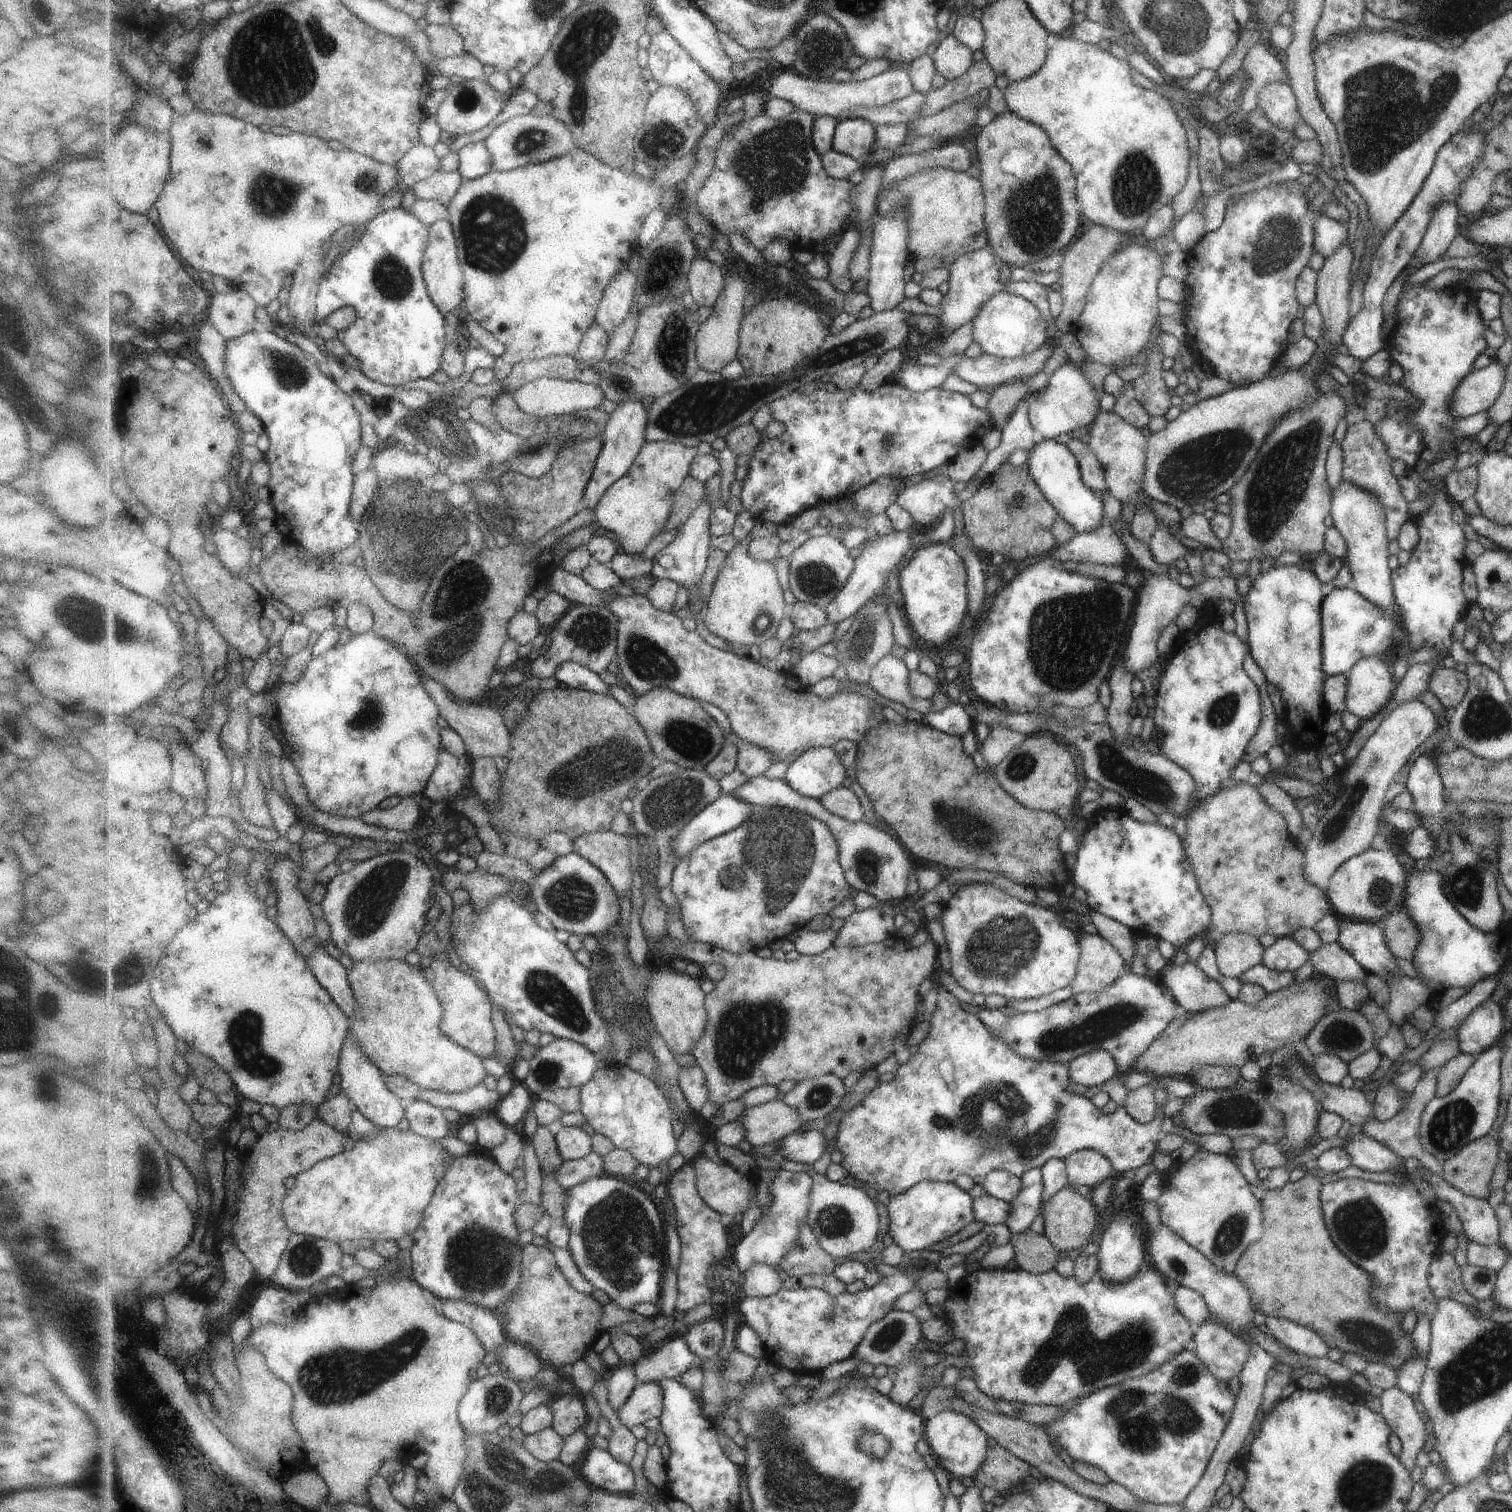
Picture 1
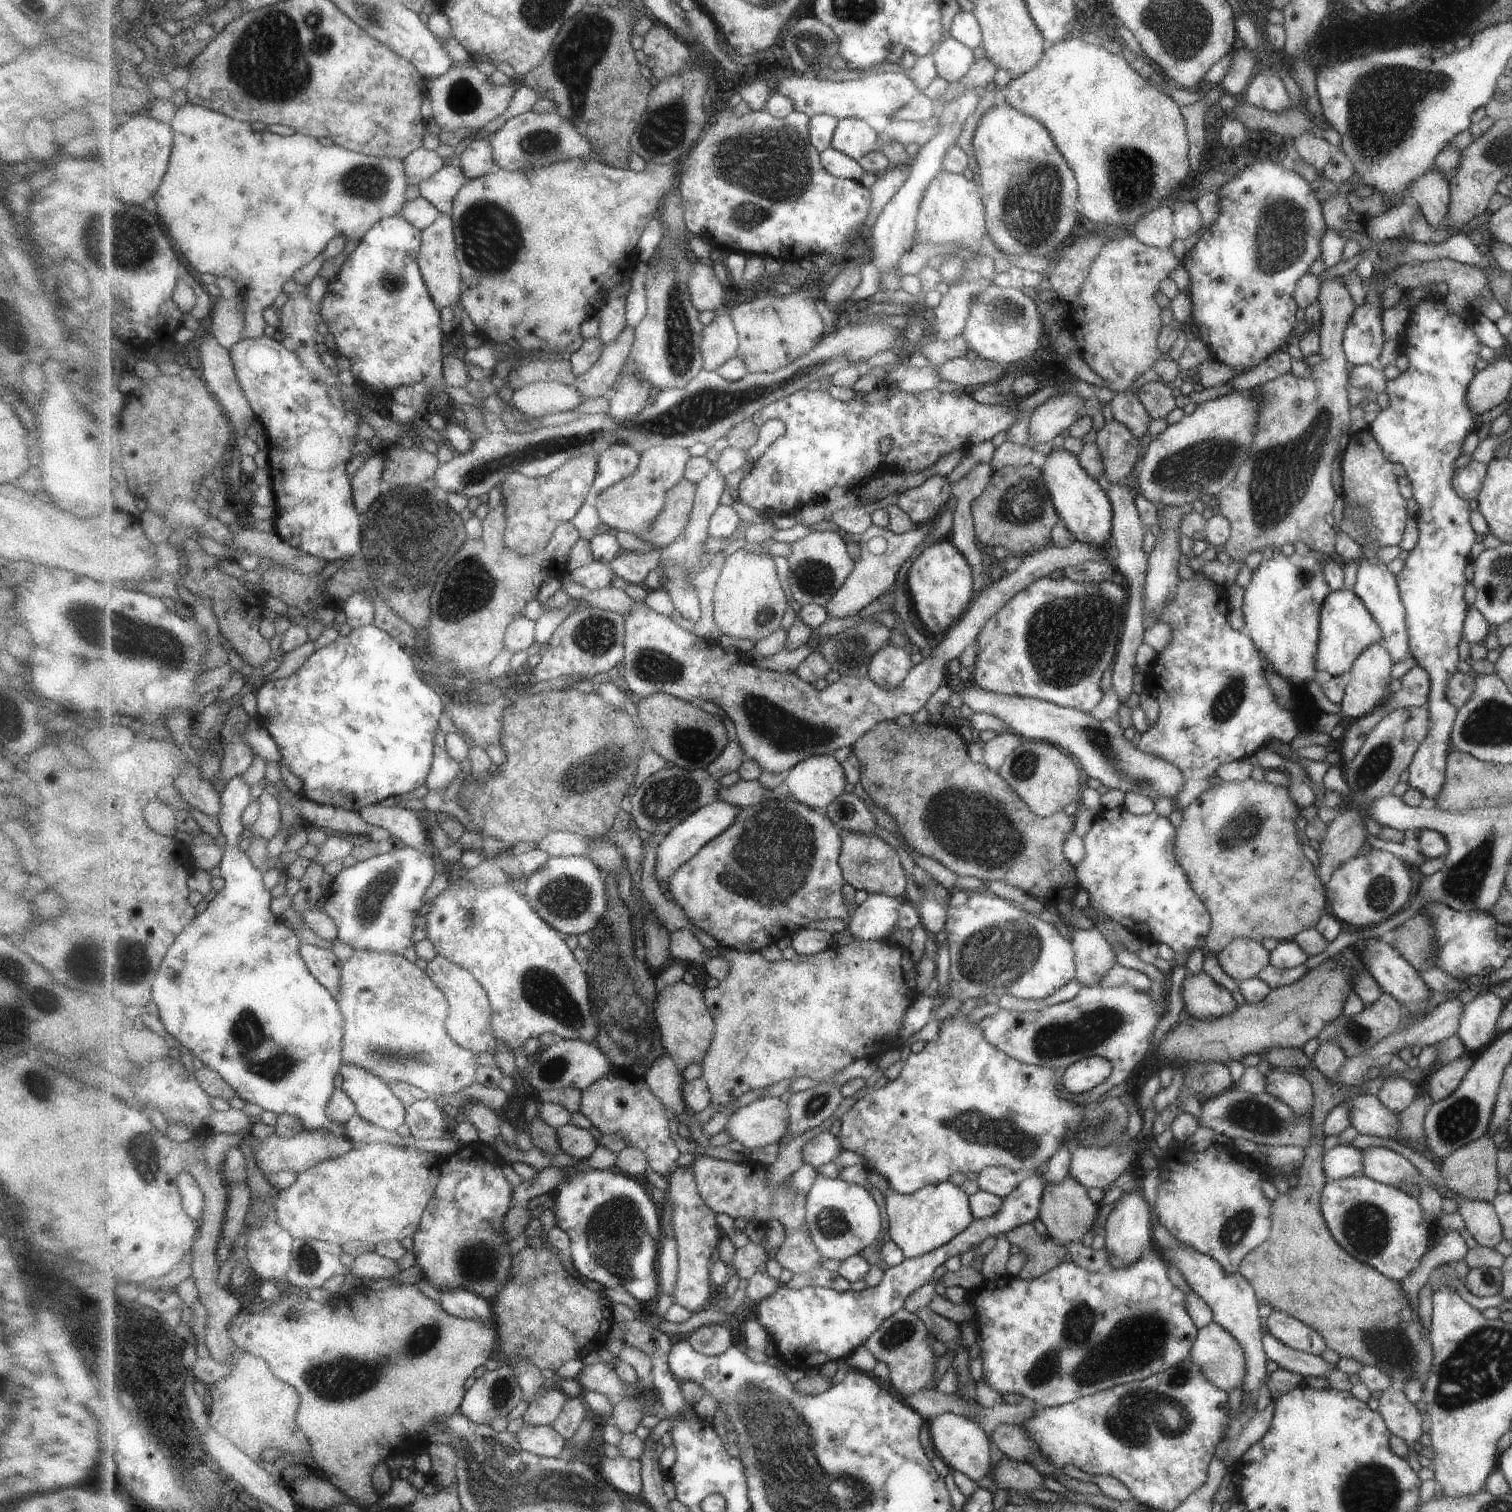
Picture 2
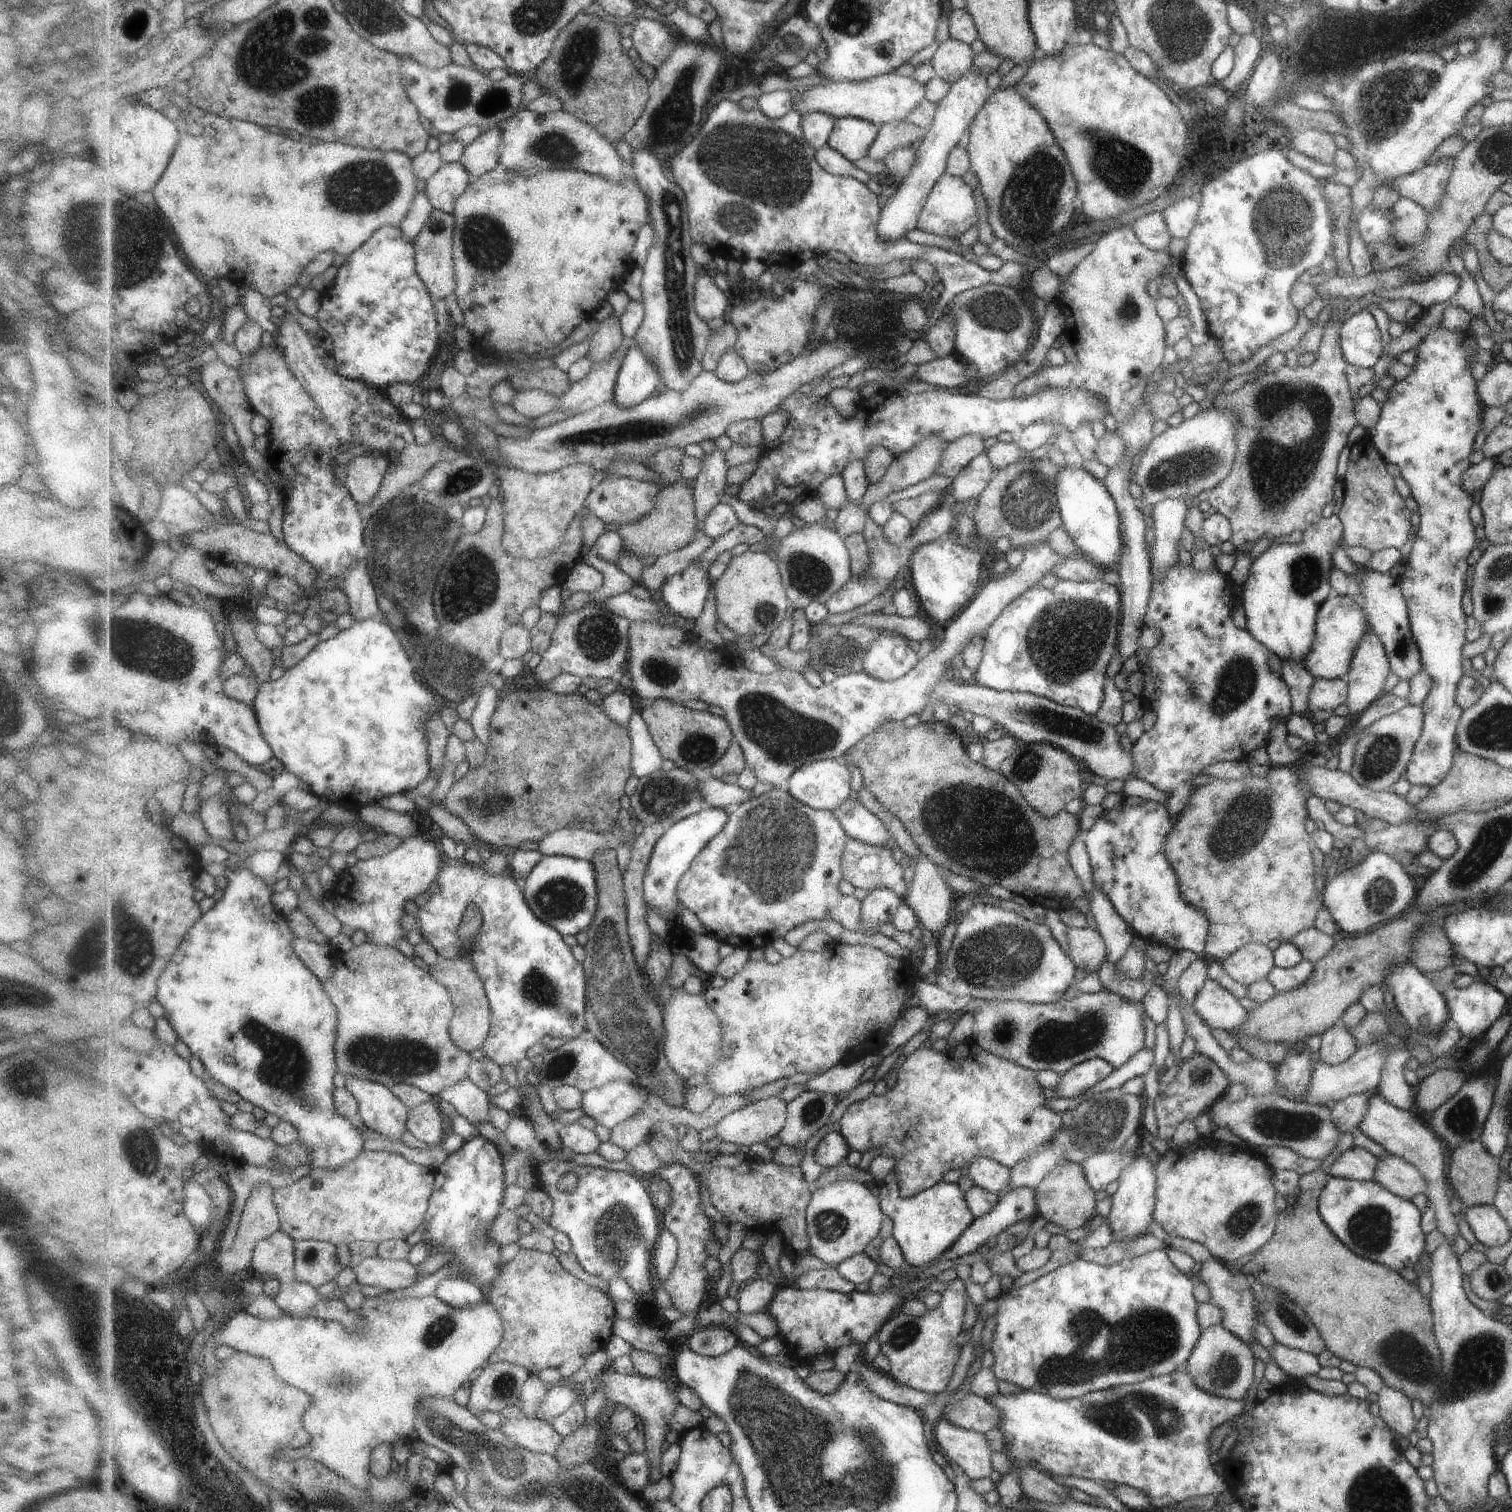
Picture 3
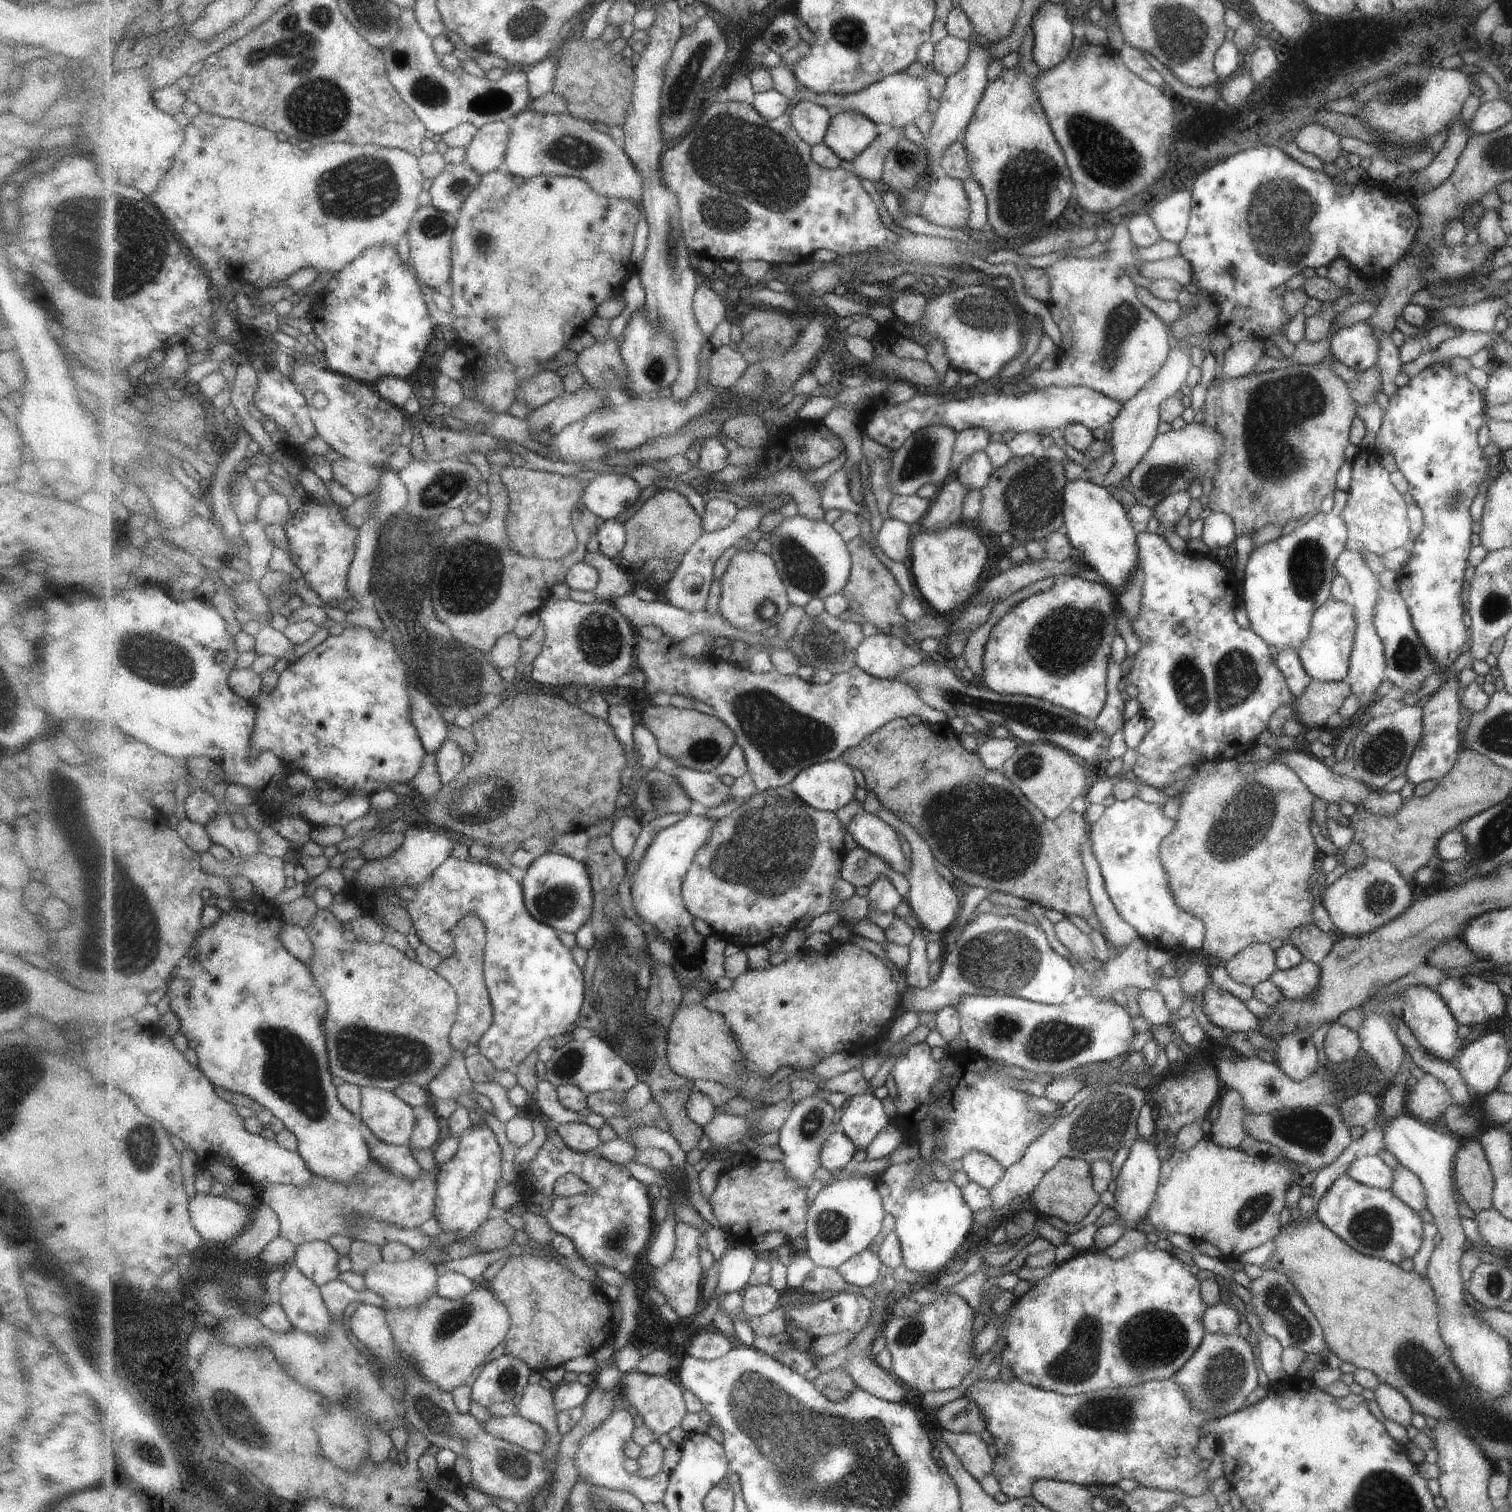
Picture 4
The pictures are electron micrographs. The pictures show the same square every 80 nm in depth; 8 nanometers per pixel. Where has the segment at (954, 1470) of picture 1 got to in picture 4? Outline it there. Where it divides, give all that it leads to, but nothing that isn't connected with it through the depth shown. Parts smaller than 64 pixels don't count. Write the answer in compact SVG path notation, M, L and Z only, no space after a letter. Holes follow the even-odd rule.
M941 1429L942 1438L954 1450L957 1458L973 1478L983 1480L994 1471L996 1461L991 1458L989 1446L981 1436L973 1433L956 1433Z

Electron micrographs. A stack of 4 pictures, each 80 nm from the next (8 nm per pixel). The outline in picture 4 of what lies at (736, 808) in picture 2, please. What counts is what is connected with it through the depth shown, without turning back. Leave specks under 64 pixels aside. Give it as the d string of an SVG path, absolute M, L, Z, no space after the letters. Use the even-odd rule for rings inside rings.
M687 815L679 822L672 824L665 830L655 835L649 850L645 853L639 868L631 878L631 897L633 910L639 919L643 919L649 925L655 927L658 933L668 942L675 950L677 958L681 958L683 962L691 964L691 966L701 967L703 958L704 944L707 943L707 936L703 936L695 930L693 926L693 915L689 912L682 895L684 880L686 875L697 856L698 850L711 838L716 820L708 815Z

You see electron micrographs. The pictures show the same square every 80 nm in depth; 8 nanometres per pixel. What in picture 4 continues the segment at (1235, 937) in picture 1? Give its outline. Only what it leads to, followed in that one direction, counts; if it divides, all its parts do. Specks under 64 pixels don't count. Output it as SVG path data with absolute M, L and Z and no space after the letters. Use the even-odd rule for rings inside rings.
M1251 943L1223 964L1231 980L1245 986L1255 986L1276 969L1274 950L1268 943Z

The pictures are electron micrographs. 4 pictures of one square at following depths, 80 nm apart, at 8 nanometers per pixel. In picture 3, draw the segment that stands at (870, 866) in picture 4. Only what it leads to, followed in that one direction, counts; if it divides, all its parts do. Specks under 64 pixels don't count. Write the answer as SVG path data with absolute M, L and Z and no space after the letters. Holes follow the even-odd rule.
M849 838L842 856L842 872L844 879L857 888L872 891L887 887L902 897L908 893L903 866L888 848Z

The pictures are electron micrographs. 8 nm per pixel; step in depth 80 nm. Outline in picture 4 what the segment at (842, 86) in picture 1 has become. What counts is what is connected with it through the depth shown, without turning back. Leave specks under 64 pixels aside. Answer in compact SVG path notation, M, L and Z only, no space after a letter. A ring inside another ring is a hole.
M900 72L896 75L889 75L873 86L856 93L821 93L812 95L812 97L812 101L818 105L837 113L856 112L865 115L877 124L899 128L915 123L927 111L932 94L925 78L913 77L913 74Z

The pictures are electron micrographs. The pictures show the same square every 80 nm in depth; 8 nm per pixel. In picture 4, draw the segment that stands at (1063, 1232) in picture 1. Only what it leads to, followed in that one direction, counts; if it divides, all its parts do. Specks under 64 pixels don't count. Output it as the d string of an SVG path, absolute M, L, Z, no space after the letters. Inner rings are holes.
M1063 1157L1038 1180L1037 1186L1028 1194L1028 1200L1039 1216L1046 1218L1054 1216L1065 1223L1077 1224L1098 1202L1099 1196L1093 1192L1091 1183L1088 1162Z

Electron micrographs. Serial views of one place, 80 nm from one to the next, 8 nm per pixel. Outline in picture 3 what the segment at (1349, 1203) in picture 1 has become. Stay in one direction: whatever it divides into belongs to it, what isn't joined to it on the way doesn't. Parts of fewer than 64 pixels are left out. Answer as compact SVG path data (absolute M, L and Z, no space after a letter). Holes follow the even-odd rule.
M1329 1177L1316 1203L1325 1226L1339 1242L1361 1258L1399 1273L1402 1268L1413 1268L1424 1252L1425 1235L1419 1227L1419 1209L1409 1199L1395 1196L1373 1179L1356 1181Z

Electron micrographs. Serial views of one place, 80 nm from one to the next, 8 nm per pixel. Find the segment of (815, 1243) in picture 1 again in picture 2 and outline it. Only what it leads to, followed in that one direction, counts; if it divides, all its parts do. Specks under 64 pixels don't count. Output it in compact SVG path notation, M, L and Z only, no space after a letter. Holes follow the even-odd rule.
M700 1152L697 1154L691 1166L696 1174L700 1195L709 1208L712 1208L716 1213L725 1213L733 1219L741 1216L745 1220L759 1218L765 1222L769 1216L772 1216L780 1221L785 1230L785 1240L778 1248L775 1259L783 1269L793 1273L792 1278L785 1283L785 1286L792 1289L825 1287L837 1292L851 1290L852 1282L845 1280L838 1271L820 1268L826 1259L813 1242L808 1225L806 1216L808 1194L797 1197L790 1188L788 1182L790 1176L779 1185L775 1192L771 1192L771 1188L767 1186L766 1168L751 1171L748 1165L744 1162L736 1163L716 1159Z

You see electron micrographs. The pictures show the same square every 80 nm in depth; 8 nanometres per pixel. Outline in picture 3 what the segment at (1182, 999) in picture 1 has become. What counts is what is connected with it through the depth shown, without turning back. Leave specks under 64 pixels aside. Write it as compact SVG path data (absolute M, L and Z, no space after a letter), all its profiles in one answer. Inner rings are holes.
M1209 978L1194 992L1190 1007L1209 1028L1227 1032L1237 1029L1246 1015L1230 992Z

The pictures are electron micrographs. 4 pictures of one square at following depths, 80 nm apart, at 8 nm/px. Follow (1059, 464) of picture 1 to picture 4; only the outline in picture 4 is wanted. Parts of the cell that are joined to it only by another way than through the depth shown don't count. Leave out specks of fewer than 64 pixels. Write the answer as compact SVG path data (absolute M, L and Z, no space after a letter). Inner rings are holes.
M1081 477L1064 484L1063 488L1063 527L1062 531L1072 546L1073 558L1081 566L1094 570L1113 593L1120 593L1128 583L1132 570L1137 568L1136 526L1129 520L1127 511L1115 500L1105 486L1093 484Z

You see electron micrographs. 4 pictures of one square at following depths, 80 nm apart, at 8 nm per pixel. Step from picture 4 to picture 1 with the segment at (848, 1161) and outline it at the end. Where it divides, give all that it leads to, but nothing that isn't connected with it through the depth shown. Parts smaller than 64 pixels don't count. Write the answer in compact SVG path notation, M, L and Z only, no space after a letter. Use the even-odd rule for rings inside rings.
M806 1130L787 1135L776 1152L801 1164L813 1164L825 1154L825 1150L827 1150L827 1139L823 1132Z

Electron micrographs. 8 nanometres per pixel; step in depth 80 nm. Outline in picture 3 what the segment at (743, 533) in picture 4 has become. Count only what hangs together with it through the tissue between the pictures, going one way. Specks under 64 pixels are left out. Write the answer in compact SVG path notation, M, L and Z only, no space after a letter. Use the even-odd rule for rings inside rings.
M694 562L667 579L661 589L661 598L667 602L673 612L691 620L697 620L703 614L703 606L709 594L707 571Z

